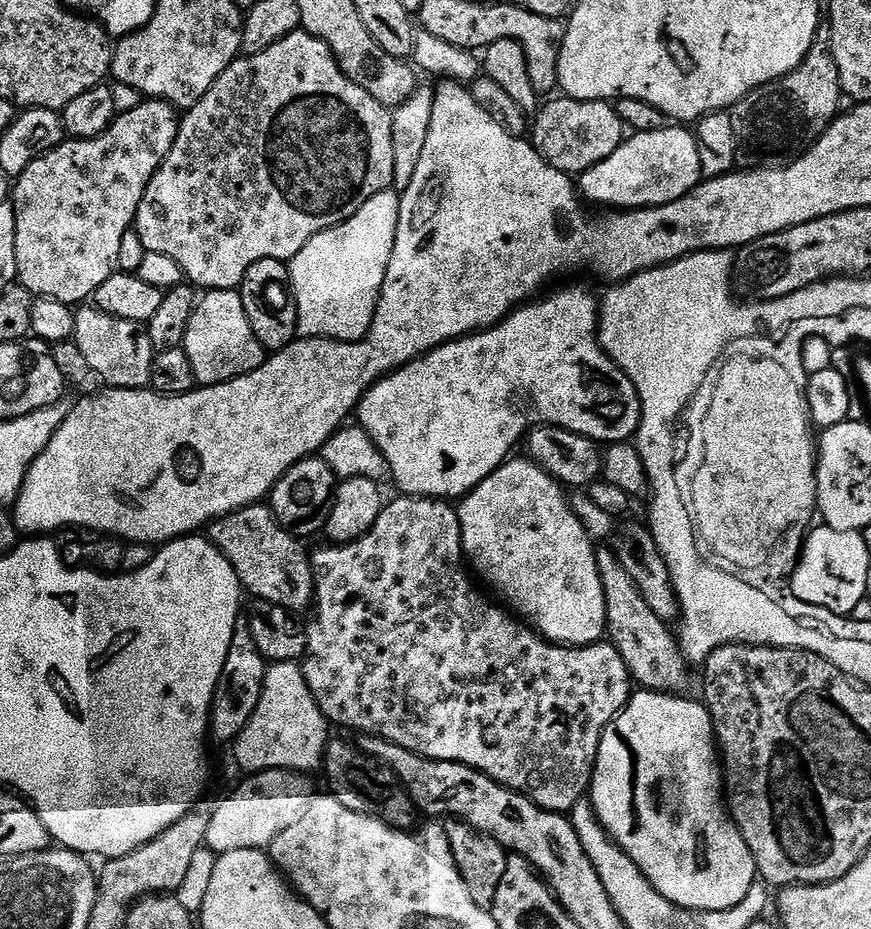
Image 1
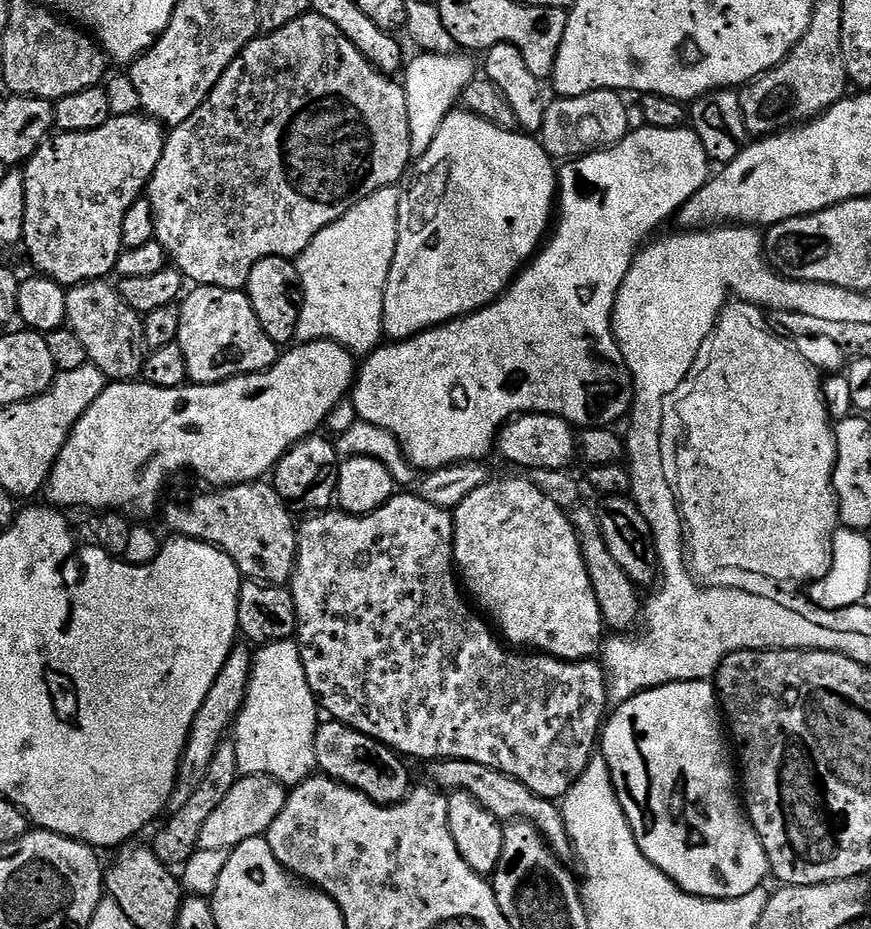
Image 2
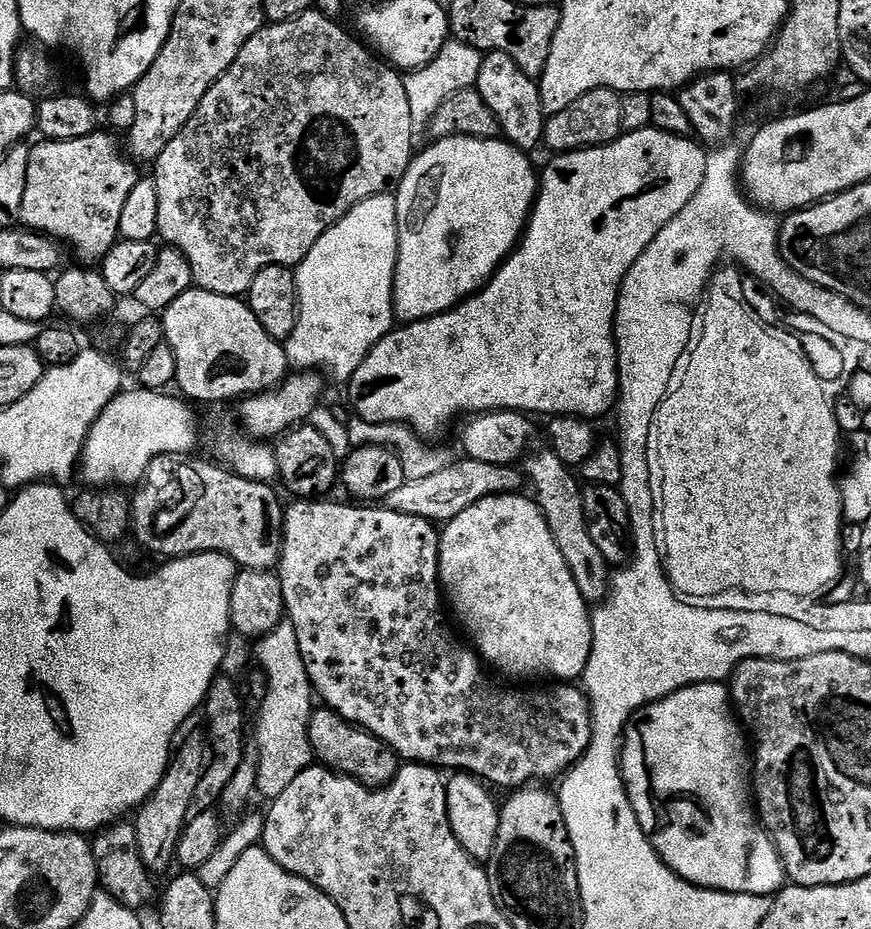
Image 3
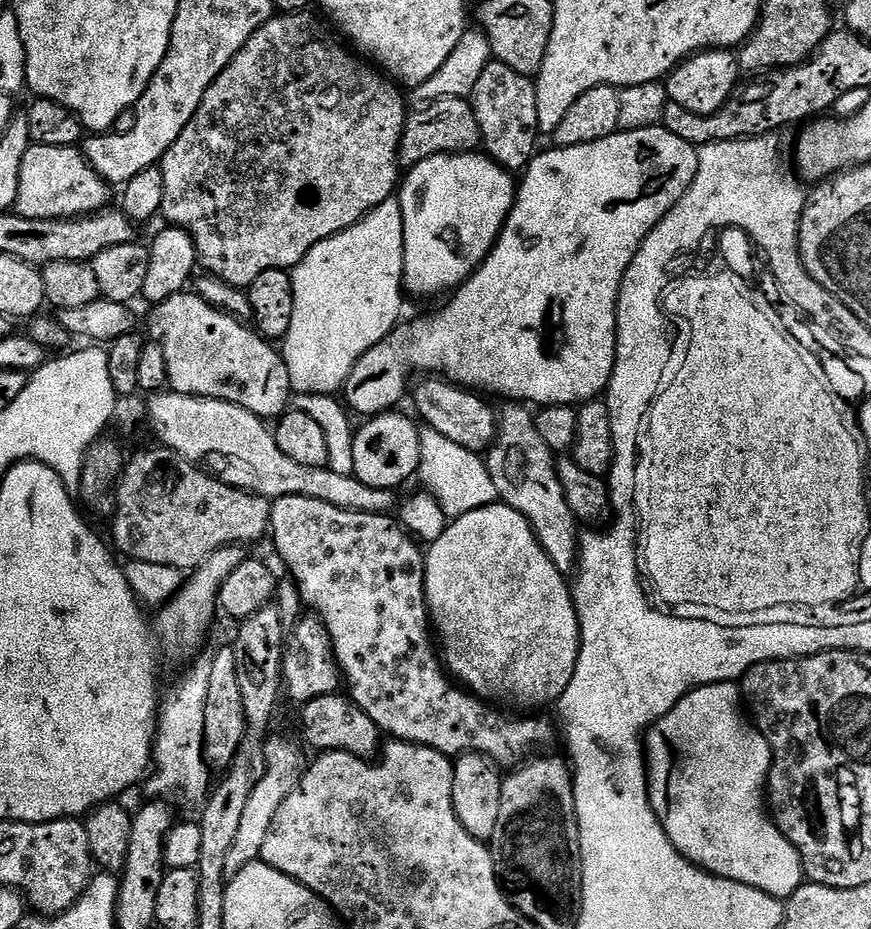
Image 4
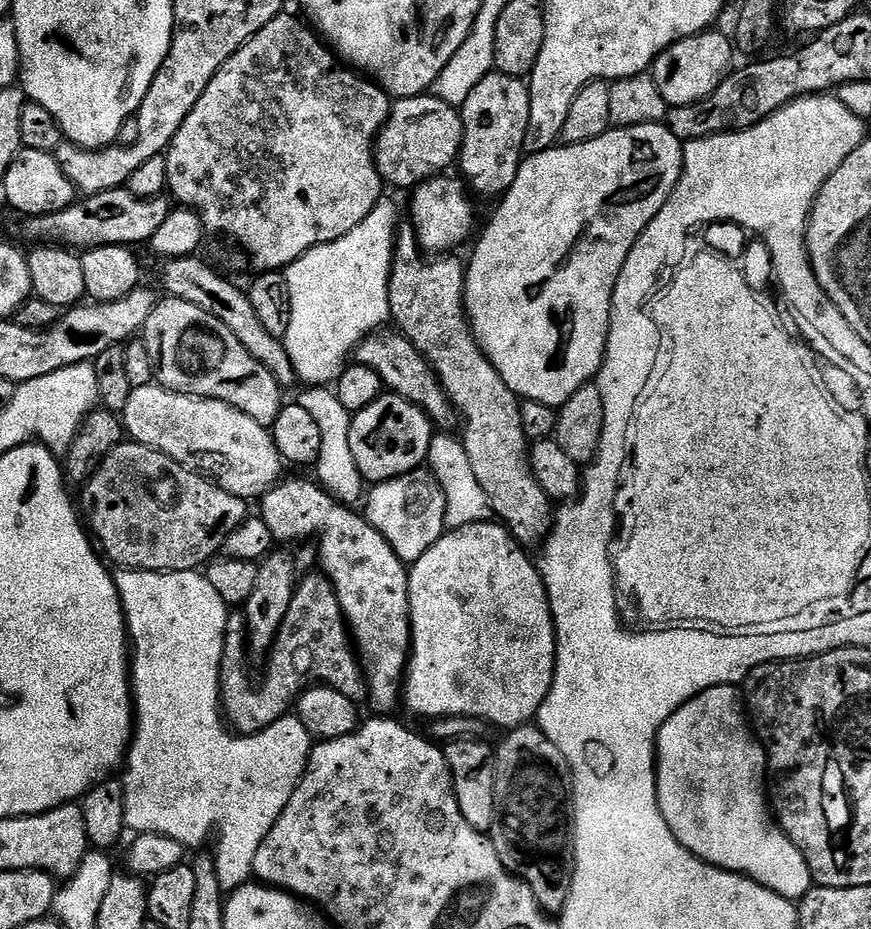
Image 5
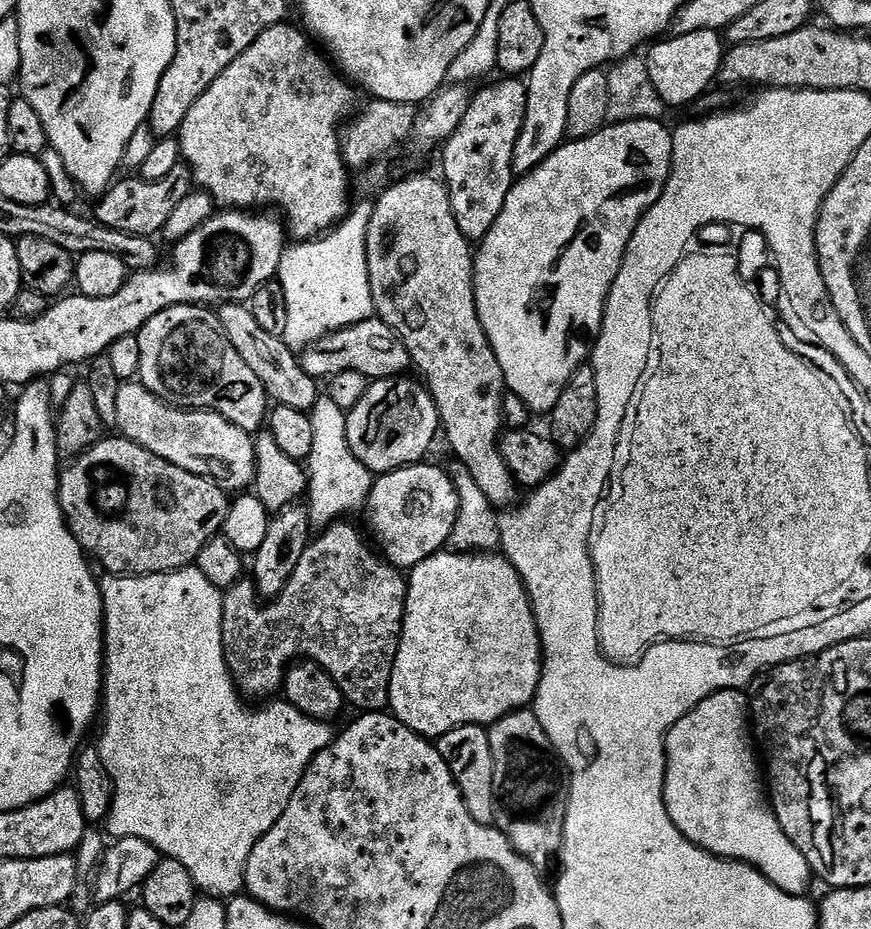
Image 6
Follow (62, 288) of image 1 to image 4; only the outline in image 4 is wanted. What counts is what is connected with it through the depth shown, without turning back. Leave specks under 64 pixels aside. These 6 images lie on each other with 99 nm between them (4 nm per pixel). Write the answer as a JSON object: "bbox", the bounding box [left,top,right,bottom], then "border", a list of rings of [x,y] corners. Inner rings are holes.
{"bbox":[15,144,110,220],"border":[[[32,144],[22,158],[22,178],[18,178],[18,202],[15,215],[43,220],[70,220],[88,216],[109,207],[110,185],[88,164],[79,147]]]}

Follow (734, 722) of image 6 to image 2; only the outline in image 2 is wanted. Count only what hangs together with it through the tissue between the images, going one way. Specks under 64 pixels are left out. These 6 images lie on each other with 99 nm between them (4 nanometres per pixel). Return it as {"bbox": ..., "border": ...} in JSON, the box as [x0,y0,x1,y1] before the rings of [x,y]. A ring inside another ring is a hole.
{"bbox":[602,680,766,900],"border":[[[679,680],[648,688],[617,708],[620,709],[607,717],[602,729],[602,754],[612,771],[616,797],[620,799],[642,854],[692,896],[733,900],[761,887],[765,883],[764,872],[766,876],[764,847],[754,839],[752,821],[737,793],[735,796],[728,789],[734,756],[728,753],[728,744],[720,729],[722,712],[718,707],[717,689],[706,680]]]}

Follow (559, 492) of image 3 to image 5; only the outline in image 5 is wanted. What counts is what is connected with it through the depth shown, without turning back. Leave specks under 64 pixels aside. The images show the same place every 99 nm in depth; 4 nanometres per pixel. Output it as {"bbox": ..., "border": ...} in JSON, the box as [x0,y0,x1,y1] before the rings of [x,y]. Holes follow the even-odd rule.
{"bbox":[390,227,554,546],"border":[[[401,227],[396,234],[396,253],[392,256],[392,273],[390,274],[390,320],[412,345],[426,357],[429,364],[440,379],[441,386],[446,390],[453,408],[462,417],[462,439],[466,446],[466,454],[470,457],[470,467],[478,477],[482,490],[486,490],[486,498],[490,498],[492,515],[499,523],[511,532],[522,546],[528,544],[543,545],[554,523],[554,504],[548,495],[538,486],[531,468],[528,467],[530,441],[522,430],[522,414],[519,396],[513,394],[510,386],[494,370],[494,366],[486,358],[480,348],[472,325],[464,311],[464,277],[466,268],[463,263],[456,261],[452,254],[440,254],[429,258],[422,251],[420,241],[416,239],[415,227]]]}

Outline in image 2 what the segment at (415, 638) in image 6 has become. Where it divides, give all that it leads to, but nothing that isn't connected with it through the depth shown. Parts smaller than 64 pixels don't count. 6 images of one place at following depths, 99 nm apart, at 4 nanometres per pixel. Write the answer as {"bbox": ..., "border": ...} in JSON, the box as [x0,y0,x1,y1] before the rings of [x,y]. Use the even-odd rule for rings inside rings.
{"bbox":[452,476,606,660],"border":[[[516,476],[510,477],[509,480],[494,480],[492,478],[487,483],[478,486],[468,497],[462,499],[461,504],[454,509],[454,542],[452,543],[454,563],[462,577],[462,584],[467,595],[487,613],[491,623],[498,629],[499,635],[509,645],[519,646],[524,650],[535,650],[540,654],[557,656],[560,660],[593,659],[601,651],[602,641],[605,639],[606,625],[604,616],[600,613],[600,603],[594,592],[588,567],[584,561],[584,551],[580,548],[580,539],[576,536],[576,532],[568,532],[568,540],[552,540],[552,528],[548,528],[548,524],[552,524],[552,520],[548,520],[548,516],[556,516],[556,510],[559,506],[541,495],[537,486],[528,488],[530,483],[531,481],[528,478],[519,479]]]}

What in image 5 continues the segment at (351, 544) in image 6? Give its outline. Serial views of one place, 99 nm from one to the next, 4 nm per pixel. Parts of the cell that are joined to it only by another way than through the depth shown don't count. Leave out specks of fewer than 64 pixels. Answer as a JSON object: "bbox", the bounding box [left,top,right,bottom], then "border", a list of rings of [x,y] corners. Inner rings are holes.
{"bbox":[220,574,368,736],"border":[[[311,574],[297,583],[282,630],[266,657],[268,669],[260,684],[252,681],[252,672],[248,669],[247,634],[243,611],[229,611],[220,663],[220,706],[233,732],[250,736],[266,730],[266,726],[289,715],[301,692],[309,686],[333,688],[351,700],[367,701],[368,681],[344,622],[344,611],[327,576]]]}

